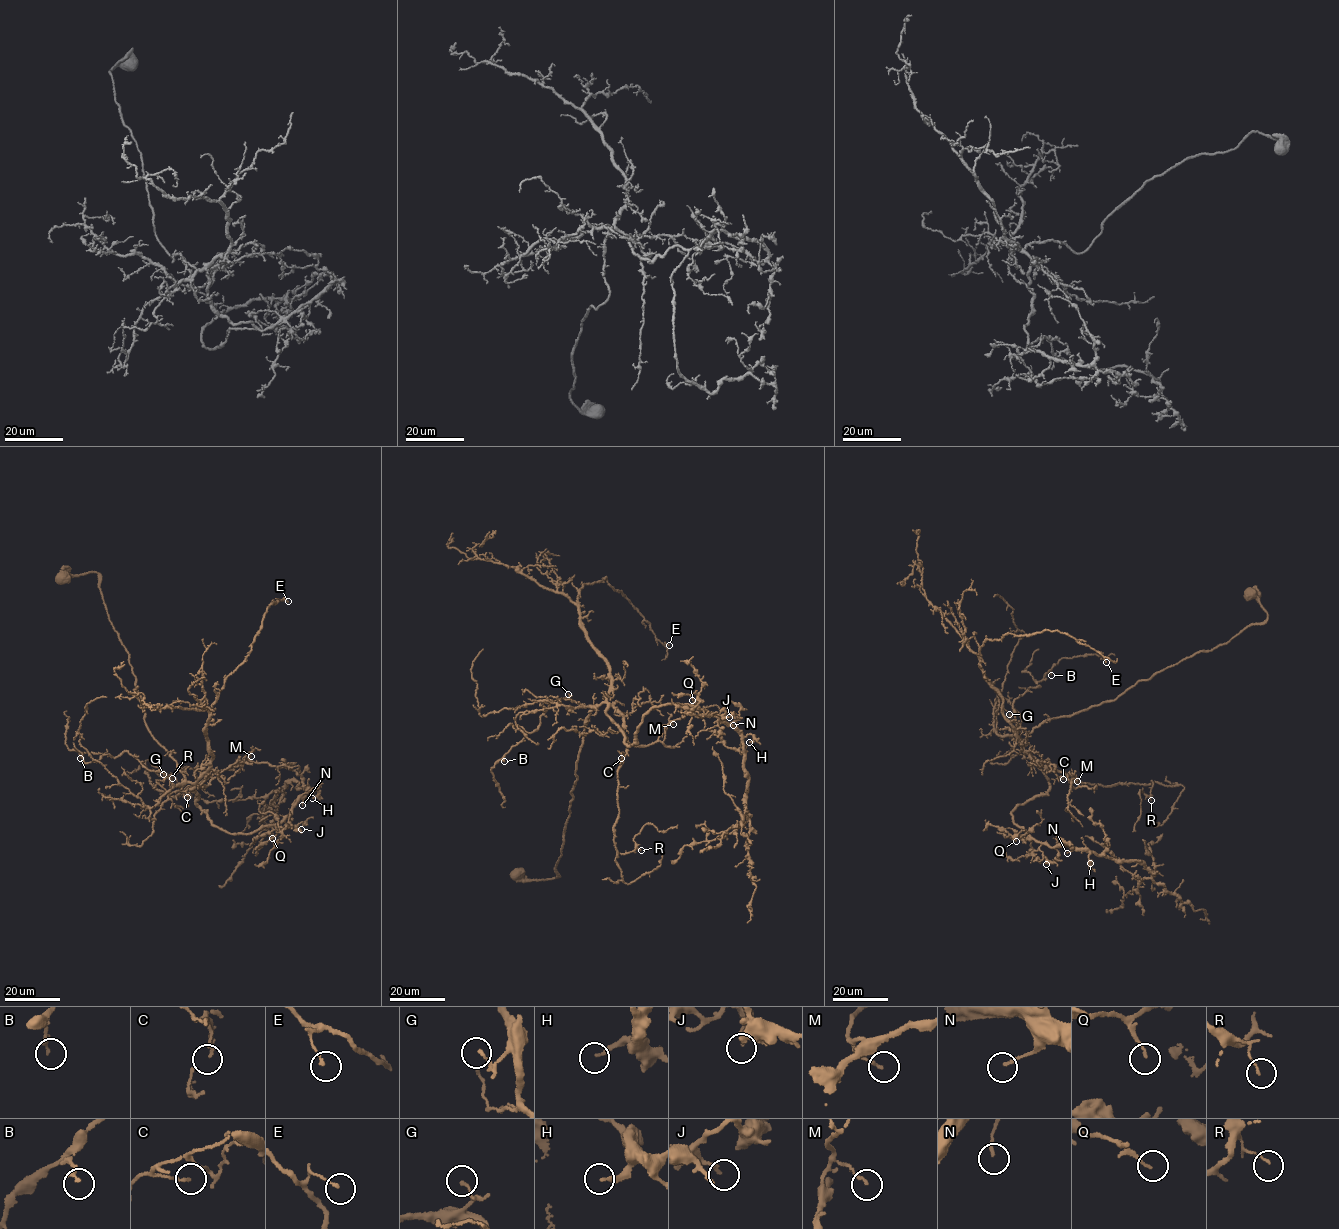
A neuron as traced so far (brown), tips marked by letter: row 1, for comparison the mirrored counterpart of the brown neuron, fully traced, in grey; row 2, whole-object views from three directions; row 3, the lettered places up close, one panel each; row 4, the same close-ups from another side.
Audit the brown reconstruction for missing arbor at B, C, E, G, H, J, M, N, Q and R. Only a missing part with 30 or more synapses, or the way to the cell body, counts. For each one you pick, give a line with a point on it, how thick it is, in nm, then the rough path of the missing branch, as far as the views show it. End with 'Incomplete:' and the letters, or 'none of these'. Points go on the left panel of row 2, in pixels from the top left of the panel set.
H: place (312, 798); calibre 170 nm; course (312, 798), (294, 810), (279, 830), (268, 833)
Incomplete: H

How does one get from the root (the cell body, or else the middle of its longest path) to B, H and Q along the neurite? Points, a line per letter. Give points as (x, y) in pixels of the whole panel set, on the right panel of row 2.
B: (1252, 595), (1268, 616), (1264, 622), (1137, 681), (1114, 700), (1043, 720), (1021, 739), (1012, 706), (1051, 675)
H: (1252, 595), (1264, 622), (1028, 734), (1024, 751), (1050, 786), (1014, 821), (1036, 841), (1089, 852), (1090, 863)
Q: (1252, 595), (1264, 622), (1028, 734), (1024, 751), (1050, 786), (1012, 811), (1027, 836), (1016, 841)

